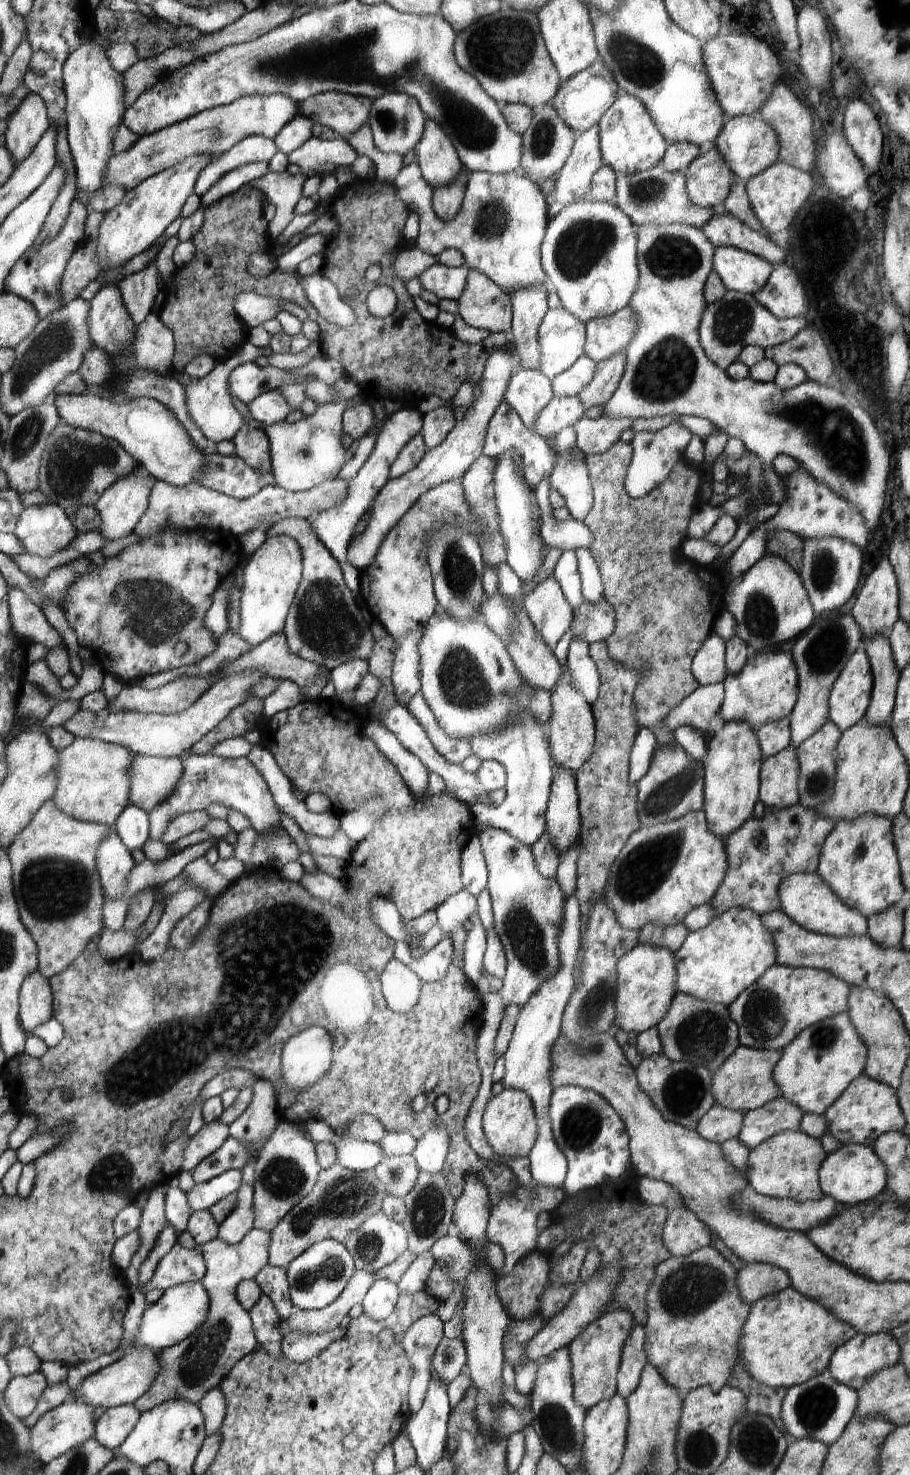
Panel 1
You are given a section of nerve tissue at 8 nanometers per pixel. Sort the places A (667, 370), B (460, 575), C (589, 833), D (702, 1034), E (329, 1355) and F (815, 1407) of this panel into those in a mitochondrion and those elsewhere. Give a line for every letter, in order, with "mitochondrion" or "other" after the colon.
A: mitochondrion
B: mitochondrion
C: other
D: mitochondrion
E: other
F: mitochondrion

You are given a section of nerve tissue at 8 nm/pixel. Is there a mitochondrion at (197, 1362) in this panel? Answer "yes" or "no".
yes

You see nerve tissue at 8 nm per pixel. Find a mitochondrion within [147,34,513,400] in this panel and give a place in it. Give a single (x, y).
(304, 63)

